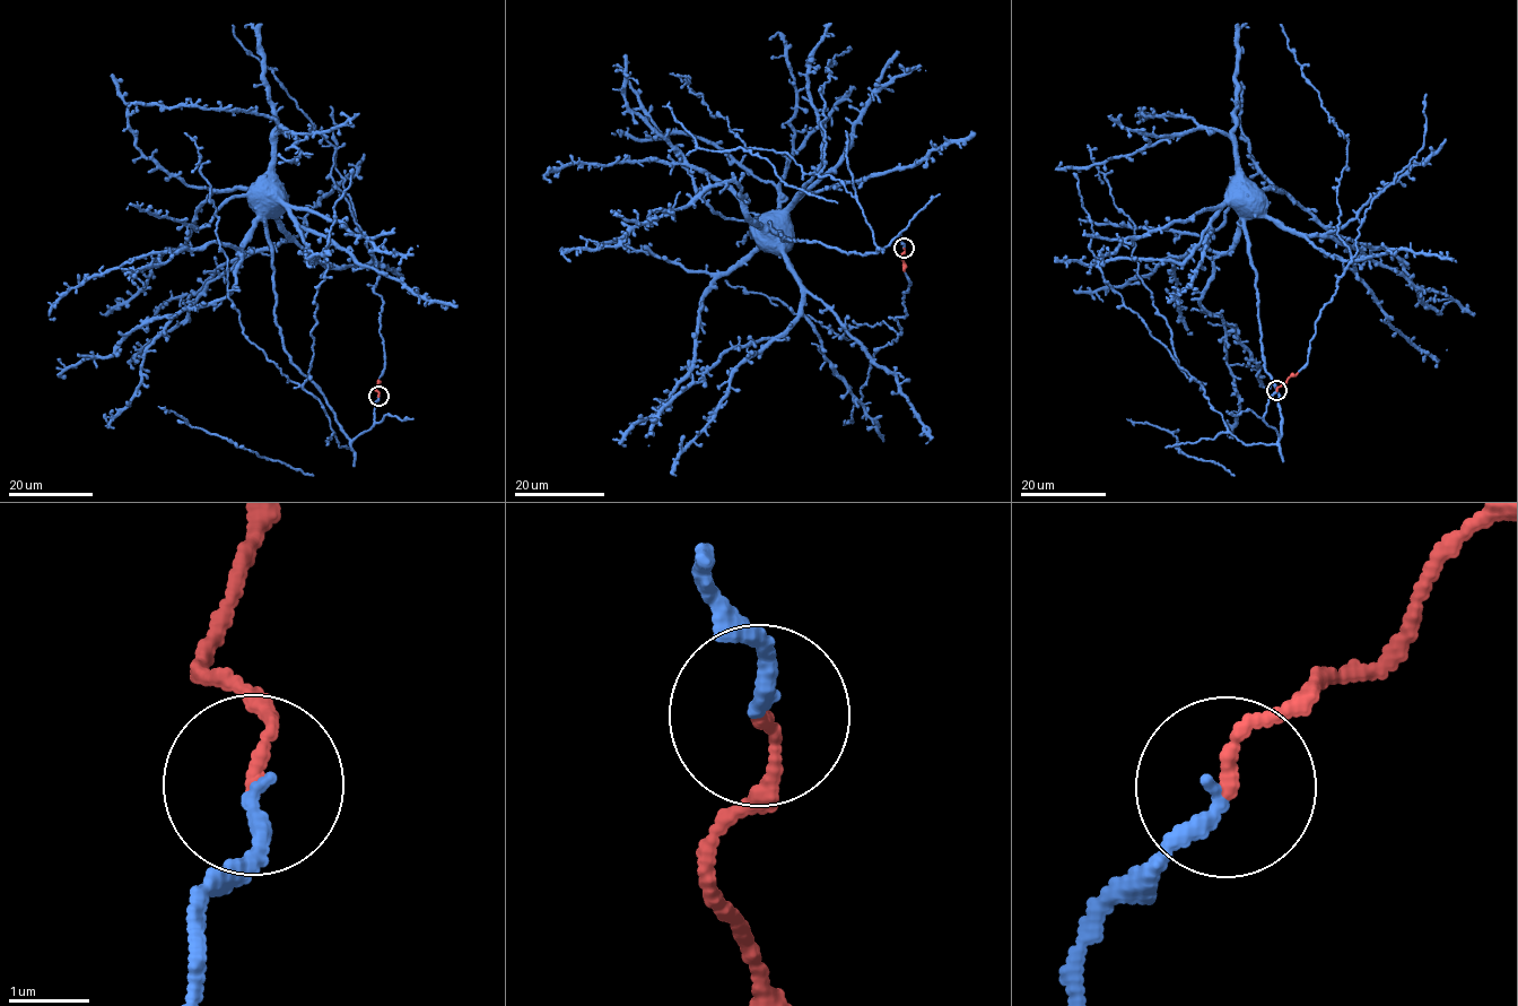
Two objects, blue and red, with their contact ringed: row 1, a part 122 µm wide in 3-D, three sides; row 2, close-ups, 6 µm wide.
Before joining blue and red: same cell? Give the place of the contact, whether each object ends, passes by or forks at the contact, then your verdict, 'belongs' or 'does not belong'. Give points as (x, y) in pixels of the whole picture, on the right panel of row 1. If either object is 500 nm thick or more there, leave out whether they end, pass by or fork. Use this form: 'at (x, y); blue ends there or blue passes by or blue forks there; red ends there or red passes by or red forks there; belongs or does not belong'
at (1276, 390); blue ends there; red ends there; belongs

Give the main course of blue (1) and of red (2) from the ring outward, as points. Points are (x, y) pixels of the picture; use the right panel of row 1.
1: (1276, 390), (1270, 398), (1263, 419), (1280, 435), (1279, 392), (1264, 361), (1256, 269), (1246, 239), (1245, 207)
2: (1276, 390), (1298, 373)

